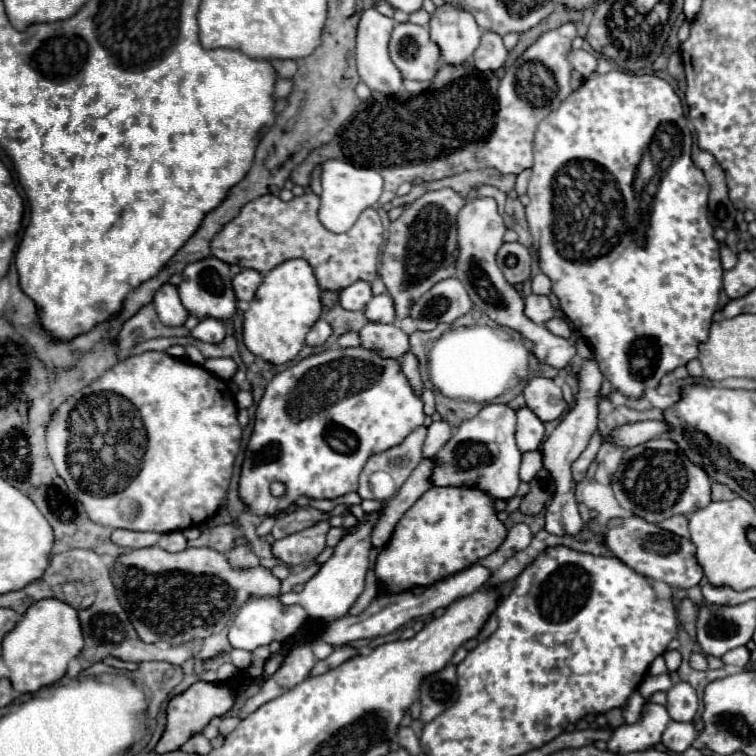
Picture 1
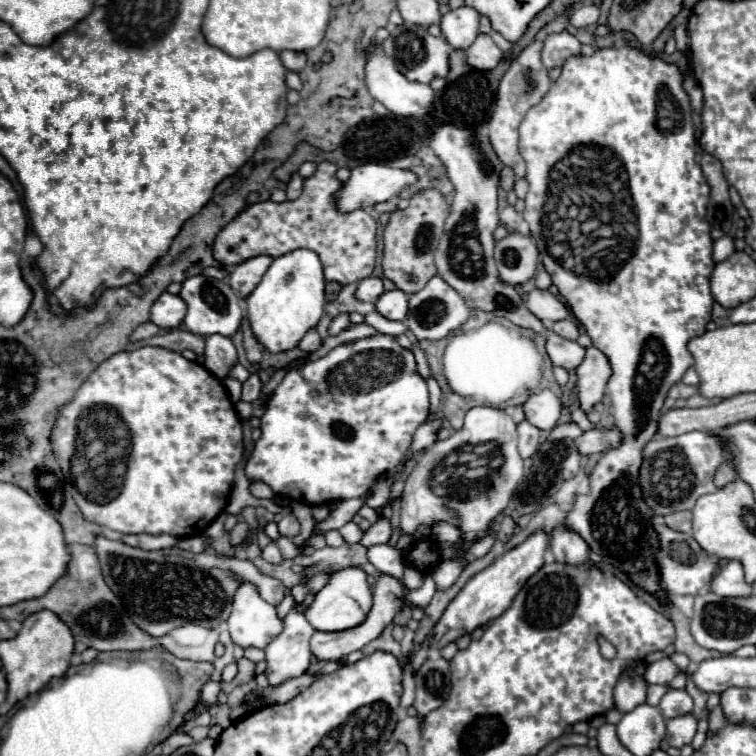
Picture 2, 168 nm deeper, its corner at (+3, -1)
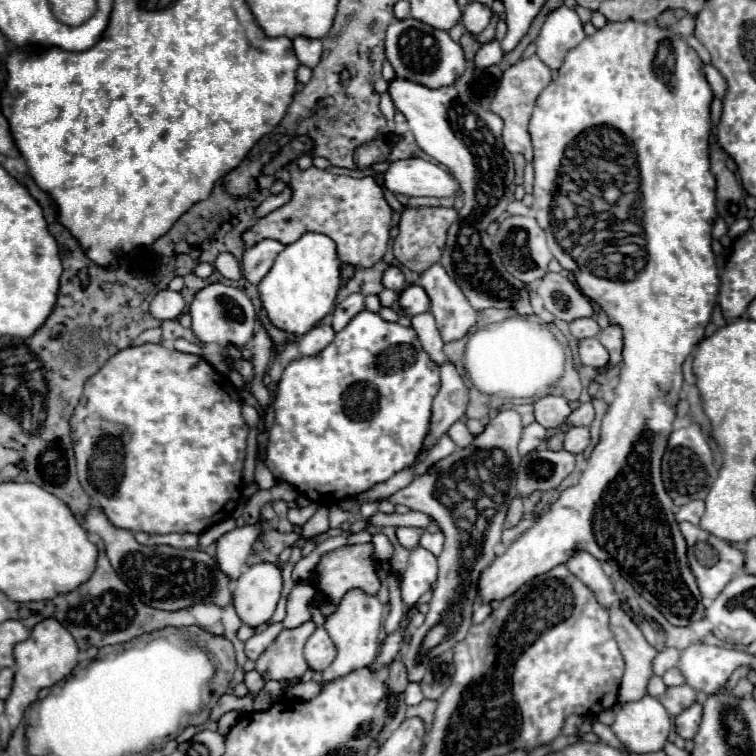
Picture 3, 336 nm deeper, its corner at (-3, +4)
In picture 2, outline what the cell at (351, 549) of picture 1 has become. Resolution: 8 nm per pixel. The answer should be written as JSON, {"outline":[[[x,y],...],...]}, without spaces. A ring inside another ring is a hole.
{"outline":[[[348,567],[342,571],[336,571],[330,579],[330,583],[316,593],[314,603],[306,611],[306,619],[316,631],[346,631],[362,625],[366,621],[366,615],[372,609],[372,591],[366,583],[366,573],[358,567]]]}

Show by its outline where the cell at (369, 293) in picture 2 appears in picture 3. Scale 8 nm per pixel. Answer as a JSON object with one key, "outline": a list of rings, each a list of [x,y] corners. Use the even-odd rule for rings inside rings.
{"outline":[[[390,266],[390,268],[384,272],[384,276],[382,276],[382,286],[384,286],[384,288],[390,288],[390,290],[394,290],[394,292],[400,292],[400,290],[404,288],[402,276],[404,276],[404,274],[400,272],[400,268]]]}

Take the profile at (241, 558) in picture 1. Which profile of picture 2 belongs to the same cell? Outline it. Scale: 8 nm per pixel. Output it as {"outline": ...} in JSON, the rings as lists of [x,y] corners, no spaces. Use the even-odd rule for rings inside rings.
{"outline":[[[238,521],[238,523],[234,525],[234,529],[230,531],[232,543],[242,543],[242,541],[246,539],[246,535],[248,535],[248,523],[244,523],[244,521]]]}

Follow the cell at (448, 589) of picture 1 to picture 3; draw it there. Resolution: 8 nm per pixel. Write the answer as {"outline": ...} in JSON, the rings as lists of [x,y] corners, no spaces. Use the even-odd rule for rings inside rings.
{"outline":[[[318,628],[304,646],[304,658],[312,670],[324,670],[336,658],[336,646],[324,628]]]}

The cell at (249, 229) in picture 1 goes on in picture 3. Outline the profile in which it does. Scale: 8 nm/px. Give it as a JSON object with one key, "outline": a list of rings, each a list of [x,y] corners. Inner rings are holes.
{"outline":[[[310,166],[300,174],[294,174],[290,180],[294,196],[288,204],[272,210],[264,218],[258,218],[256,224],[242,234],[246,248],[252,248],[260,240],[278,240],[282,244],[296,242],[306,232],[326,234],[336,242],[338,260],[354,268],[372,268],[382,260],[392,228],[392,208],[386,204],[382,186],[374,178],[352,178],[348,174],[334,174],[330,170],[318,170]]]}

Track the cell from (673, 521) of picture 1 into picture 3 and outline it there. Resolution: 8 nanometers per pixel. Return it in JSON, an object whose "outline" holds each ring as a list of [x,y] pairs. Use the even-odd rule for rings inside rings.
{"outline":[[[692,500],[692,502],[684,504],[682,508],[678,508],[678,512],[674,516],[676,516],[676,522],[686,520],[690,524],[698,524],[702,514],[704,514],[704,502],[702,500]]]}

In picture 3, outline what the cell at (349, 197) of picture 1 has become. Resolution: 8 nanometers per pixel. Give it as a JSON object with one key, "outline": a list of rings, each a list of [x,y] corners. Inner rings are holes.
{"outline":[[[408,158],[390,162],[384,170],[384,190],[404,196],[452,196],[460,194],[454,176],[444,172],[438,164],[422,158]]]}

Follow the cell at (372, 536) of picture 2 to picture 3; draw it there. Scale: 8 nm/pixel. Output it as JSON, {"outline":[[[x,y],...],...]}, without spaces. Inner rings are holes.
{"outline":[[[398,526],[396,528],[396,538],[398,542],[406,548],[406,550],[412,550],[412,548],[418,548],[418,540],[420,540],[420,534],[424,530],[420,528],[404,528],[404,526]]]}

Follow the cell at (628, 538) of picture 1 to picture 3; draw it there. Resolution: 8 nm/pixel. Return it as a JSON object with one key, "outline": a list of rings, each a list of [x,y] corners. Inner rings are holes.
{"outline":[[[680,522],[680,532],[688,544],[688,564],[696,576],[696,584],[704,598],[714,600],[720,594],[720,590],[734,578],[734,574],[742,570],[744,554],[740,550],[736,550],[734,546],[730,546],[728,542],[718,540],[716,536],[712,536],[710,532],[706,532],[694,524]]]}

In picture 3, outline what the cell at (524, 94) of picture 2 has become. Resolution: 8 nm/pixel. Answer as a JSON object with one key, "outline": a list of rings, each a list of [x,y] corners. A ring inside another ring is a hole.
{"outline":[[[538,56],[522,58],[520,62],[516,62],[514,66],[510,66],[504,72],[500,88],[498,88],[494,102],[490,106],[490,110],[504,120],[502,138],[504,138],[504,146],[508,148],[508,152],[522,154],[528,162],[532,162],[532,144],[530,144],[530,136],[528,136],[528,120],[530,120],[536,98],[550,84],[550,80],[552,80],[552,70],[548,70]]]}

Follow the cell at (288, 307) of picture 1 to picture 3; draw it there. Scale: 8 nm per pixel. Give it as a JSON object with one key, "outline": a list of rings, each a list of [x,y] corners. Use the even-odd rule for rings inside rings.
{"outline":[[[308,232],[294,244],[288,244],[276,258],[272,270],[258,284],[262,306],[270,322],[288,332],[302,336],[314,328],[332,308],[340,288],[340,262],[336,258],[336,244],[324,236]]]}

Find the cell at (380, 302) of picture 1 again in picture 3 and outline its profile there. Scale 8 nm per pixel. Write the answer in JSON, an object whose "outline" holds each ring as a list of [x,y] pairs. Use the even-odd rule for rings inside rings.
{"outline":[[[408,286],[400,292],[400,298],[398,298],[402,310],[408,314],[408,316],[414,316],[414,314],[422,314],[428,310],[428,296],[426,292],[422,290],[422,286]]]}

